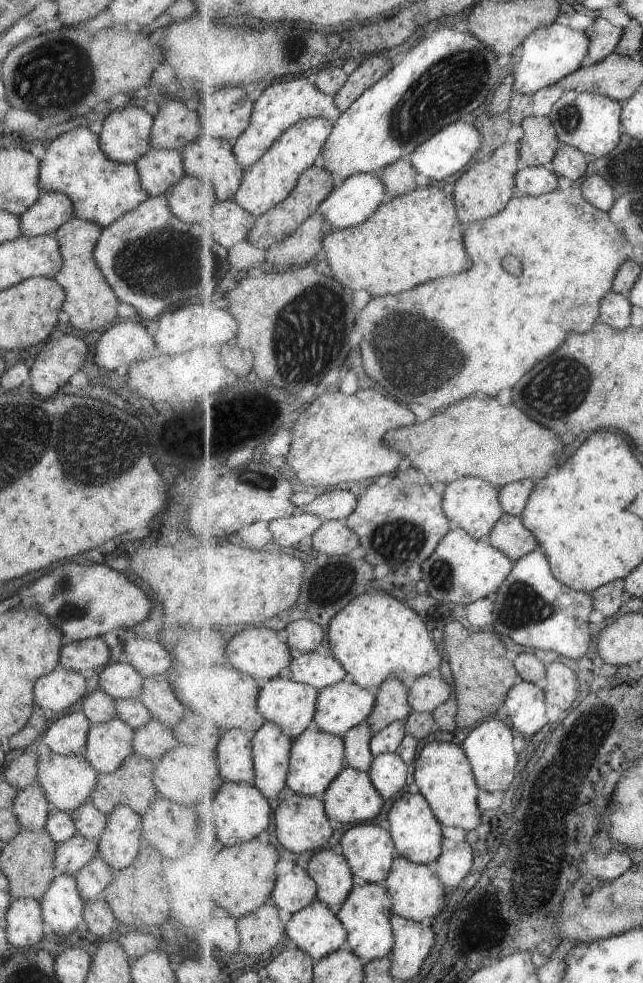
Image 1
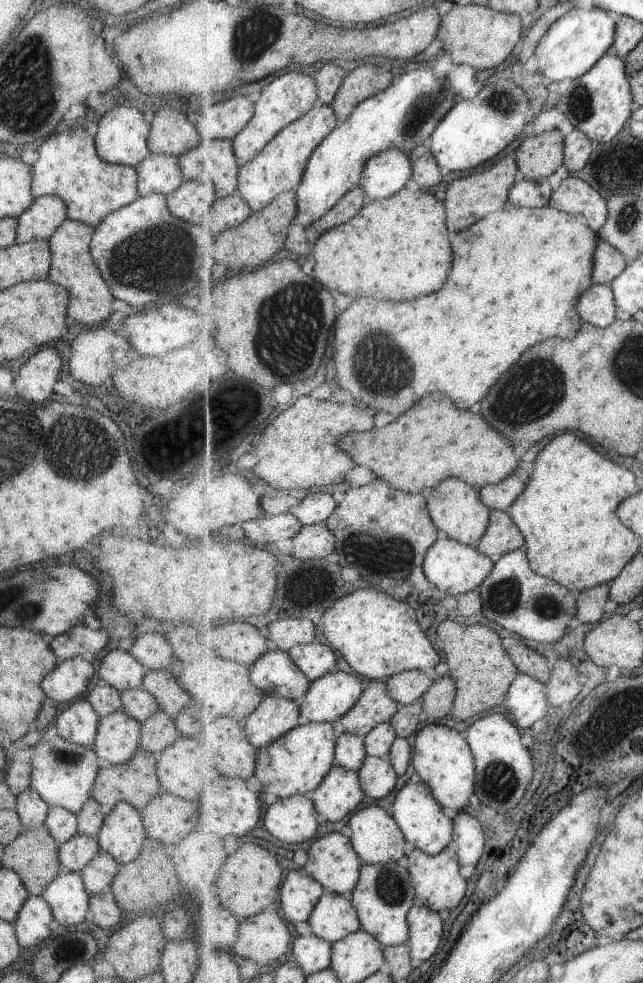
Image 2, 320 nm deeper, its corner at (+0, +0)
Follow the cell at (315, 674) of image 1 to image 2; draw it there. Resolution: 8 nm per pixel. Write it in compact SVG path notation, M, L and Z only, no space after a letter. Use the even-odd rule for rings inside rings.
M323 642L301 644L288 653L311 683L327 676L337 666L337 654Z

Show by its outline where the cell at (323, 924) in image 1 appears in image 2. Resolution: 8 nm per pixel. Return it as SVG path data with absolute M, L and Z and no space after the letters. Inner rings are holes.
M328 890L315 906L308 925L311 935L315 934L331 944L362 930L353 901Z

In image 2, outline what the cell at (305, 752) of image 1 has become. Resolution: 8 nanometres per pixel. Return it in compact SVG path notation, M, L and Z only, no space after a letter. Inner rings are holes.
M302 723L258 752L254 781L260 790L274 794L278 799L314 792L336 766L337 740L335 726L331 723Z

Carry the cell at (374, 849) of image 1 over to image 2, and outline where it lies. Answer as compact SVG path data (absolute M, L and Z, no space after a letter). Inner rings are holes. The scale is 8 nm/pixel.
M373 805L355 812L349 820L355 852L367 865L404 862L407 841L391 814Z

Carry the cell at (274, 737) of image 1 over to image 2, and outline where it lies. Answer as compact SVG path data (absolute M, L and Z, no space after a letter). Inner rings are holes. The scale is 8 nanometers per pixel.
M267 694L259 708L242 722L247 738L258 751L302 724L298 703Z

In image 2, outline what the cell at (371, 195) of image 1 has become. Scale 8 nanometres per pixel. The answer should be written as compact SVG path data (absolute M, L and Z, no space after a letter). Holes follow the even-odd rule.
M391 148L365 164L360 186L373 202L387 200L405 189L405 184L413 177L409 154L407 150Z

